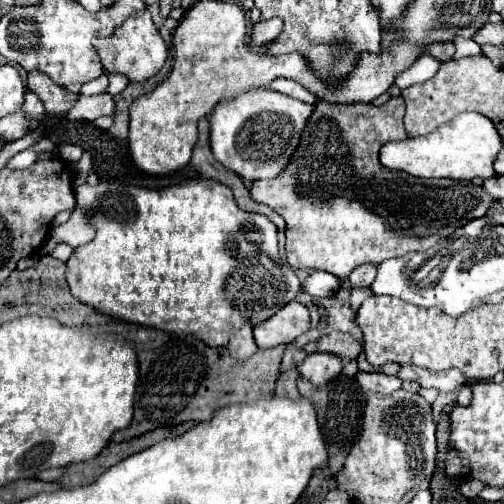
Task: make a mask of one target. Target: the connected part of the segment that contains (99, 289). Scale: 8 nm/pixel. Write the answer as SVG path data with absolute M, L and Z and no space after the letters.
M187 179L187 181L181 181L177 185L169 185L169 187L163 187L163 189L121 185L117 181L99 181L97 185L91 187L85 181L85 183L75 187L75 199L77 199L77 207L83 209L89 223L95 227L95 237L87 245L81 245L71 253L71 257L67 261L67 269L65 269L65 279L69 283L71 293L79 301L83 301L91 307L97 307L101 313L119 317L119 319L129 321L129 323L139 323L139 325L145 325L145 327L163 329L163 331L173 333L173 335L193 333L201 341L209 343L211 347L225 347L227 341L229 341L229 333L231 333L233 325L235 327L241 327L243 323L257 325L257 323L269 319L271 315L275 315L281 307L285 307L289 301L293 301L295 295L301 291L301 283L299 283L297 275L289 269L289 265L283 263L283 259L279 255L277 227L265 215L241 211L237 207L235 199L233 199L231 189L225 187L223 183L215 181L215 179Z

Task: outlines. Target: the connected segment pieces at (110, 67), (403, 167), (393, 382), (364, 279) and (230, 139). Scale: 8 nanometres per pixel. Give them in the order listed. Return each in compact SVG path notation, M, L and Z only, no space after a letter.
M149 9L137 11L133 17L125 19L125 23L121 23L121 27L113 31L113 35L105 39L93 39L93 47L97 49L105 71L123 73L129 77L129 81L147 81L149 77L153 77L163 67L169 53L159 35L159 29L151 19Z
M461 113L437 131L403 141L391 141L381 147L379 159L387 169L405 171L413 177L447 177L457 181L471 181L473 177L489 179L495 175L493 159L501 149L501 139L495 125L479 113Z
M357 373L357 383L363 387L363 391L375 391L389 395L397 389L401 389L401 379L395 375L385 375L385 373Z
M365 263L365 265L357 267L357 269L349 275L349 283L351 283L353 287L369 287L369 285L373 283L373 279L375 279L375 273L377 273L377 265Z
M255 87L241 95L225 99L217 103L209 115L209 139L213 155L219 163L247 181L277 177L297 149L301 131L313 109L313 105L291 99L269 87Z

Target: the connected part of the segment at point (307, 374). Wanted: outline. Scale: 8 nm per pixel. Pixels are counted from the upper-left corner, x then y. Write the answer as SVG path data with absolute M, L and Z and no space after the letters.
M317 351L313 355L307 355L307 359L297 369L313 385L323 387L325 383L329 383L331 379L335 379L341 373L343 365L341 365L341 359L337 359L337 355L325 355L325 353Z

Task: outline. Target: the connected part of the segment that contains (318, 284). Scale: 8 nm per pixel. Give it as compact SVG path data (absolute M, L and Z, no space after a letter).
M315 271L307 277L307 281L303 283L303 289L313 297L333 297L339 291L339 285L333 275Z

